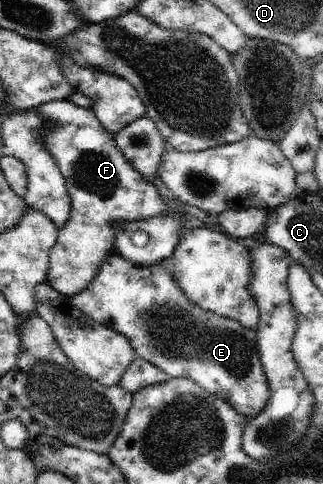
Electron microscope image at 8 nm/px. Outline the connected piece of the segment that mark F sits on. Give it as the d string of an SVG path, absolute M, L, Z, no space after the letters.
M62 99L50 101L46 104L41 104L36 109L37 113L47 120L49 124L49 134L43 137L43 147L46 149L46 152L54 159L55 165L60 169L62 176L66 183L66 188L68 194L71 196L71 209L70 211L70 220L68 224L59 231L59 237L57 243L54 245L50 255L50 266L47 274L48 284L59 294L72 298L78 296L78 293L82 293L89 286L90 283L94 282L96 275L99 275L101 271L101 266L105 261L105 258L111 253L111 250L115 247L115 224L122 224L123 222L140 222L144 219L154 218L154 217L167 217L170 215L170 209L164 203L163 198L160 196L156 185L150 180L146 179L142 173L139 173L123 156L122 153L117 149L116 143L114 142L114 134L108 132L101 124L100 121L96 118L92 108L82 108L78 105L75 105L70 99Z

